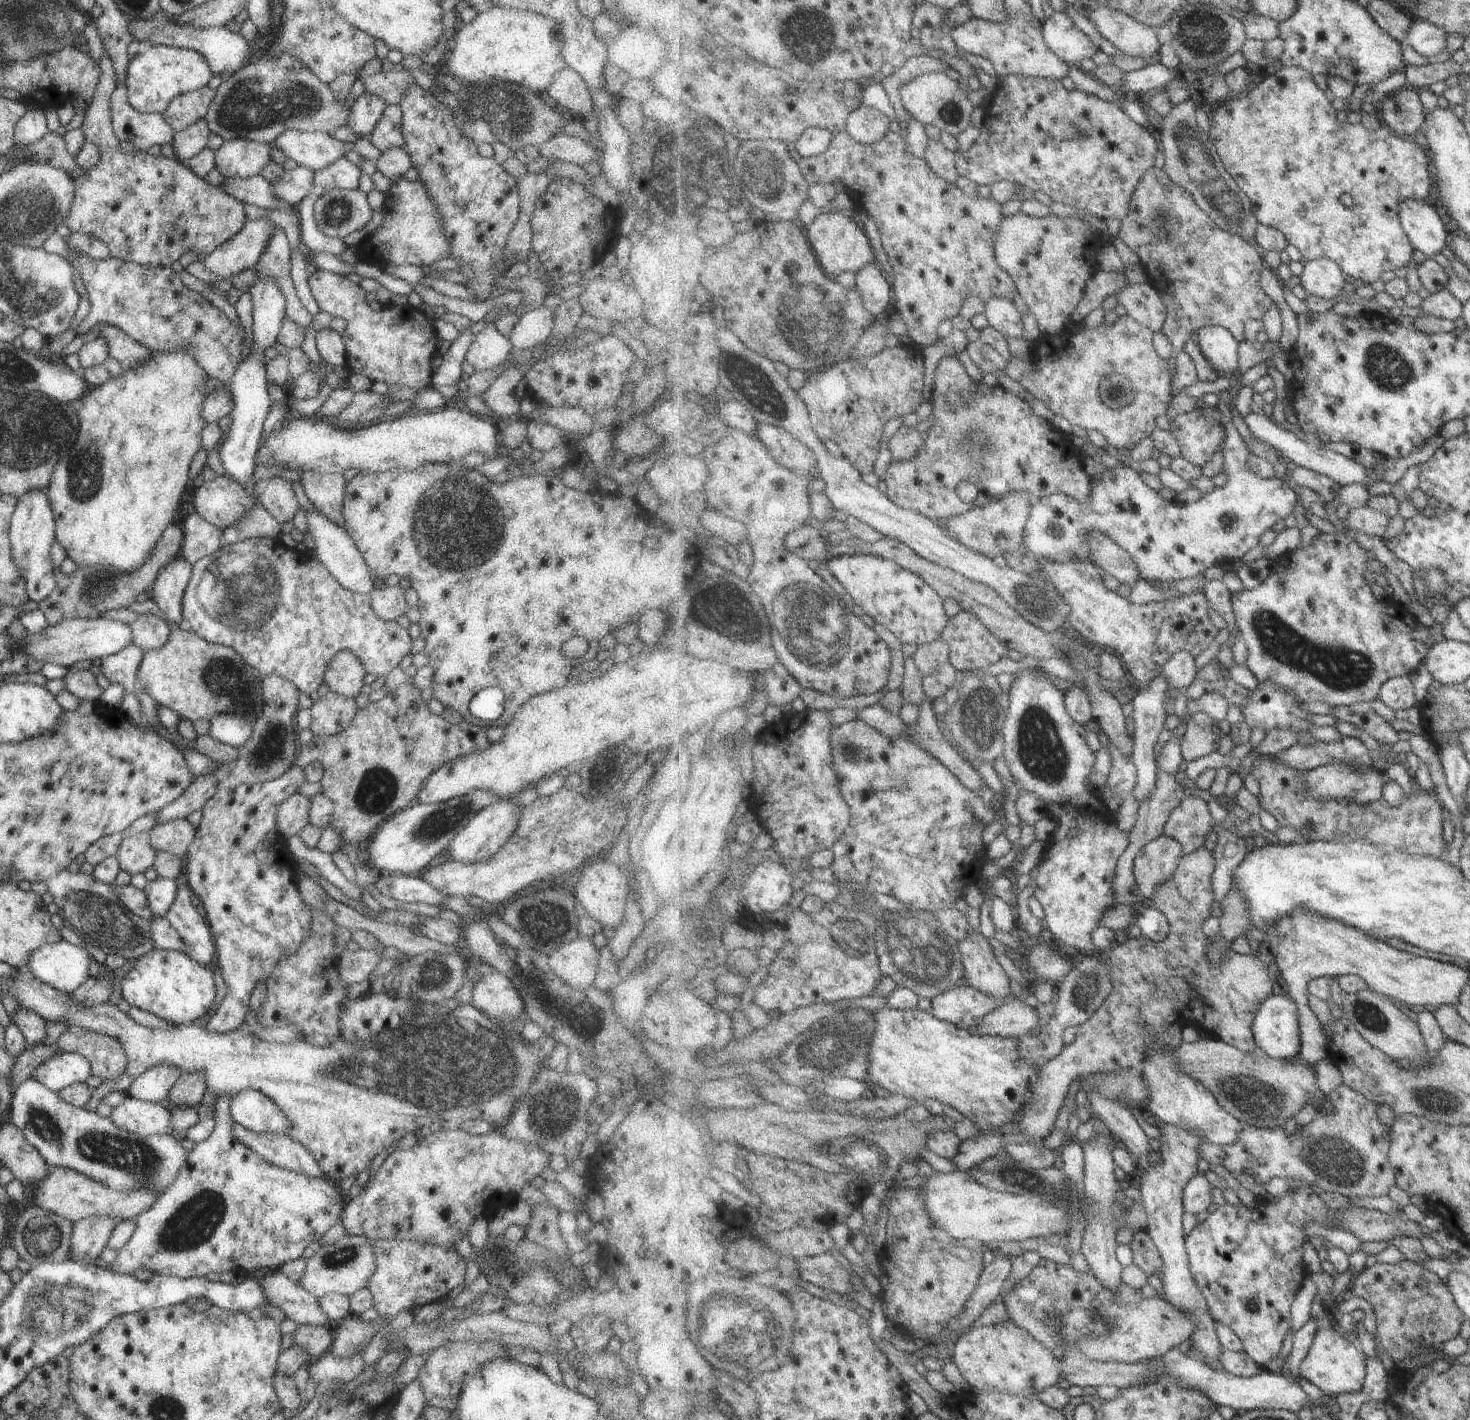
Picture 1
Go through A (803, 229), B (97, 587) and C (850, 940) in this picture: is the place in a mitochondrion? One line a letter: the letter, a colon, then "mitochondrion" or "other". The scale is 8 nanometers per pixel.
A: other
B: mitochondrion
C: mitochondrion

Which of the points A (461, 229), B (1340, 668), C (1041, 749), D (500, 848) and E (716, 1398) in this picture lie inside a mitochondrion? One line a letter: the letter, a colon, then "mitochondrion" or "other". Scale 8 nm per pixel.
A: mitochondrion
B: mitochondrion
C: mitochondrion
D: other
E: other

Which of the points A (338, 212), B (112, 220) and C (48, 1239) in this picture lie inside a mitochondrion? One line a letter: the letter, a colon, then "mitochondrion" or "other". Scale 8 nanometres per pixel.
A: mitochondrion
B: other
C: mitochondrion

